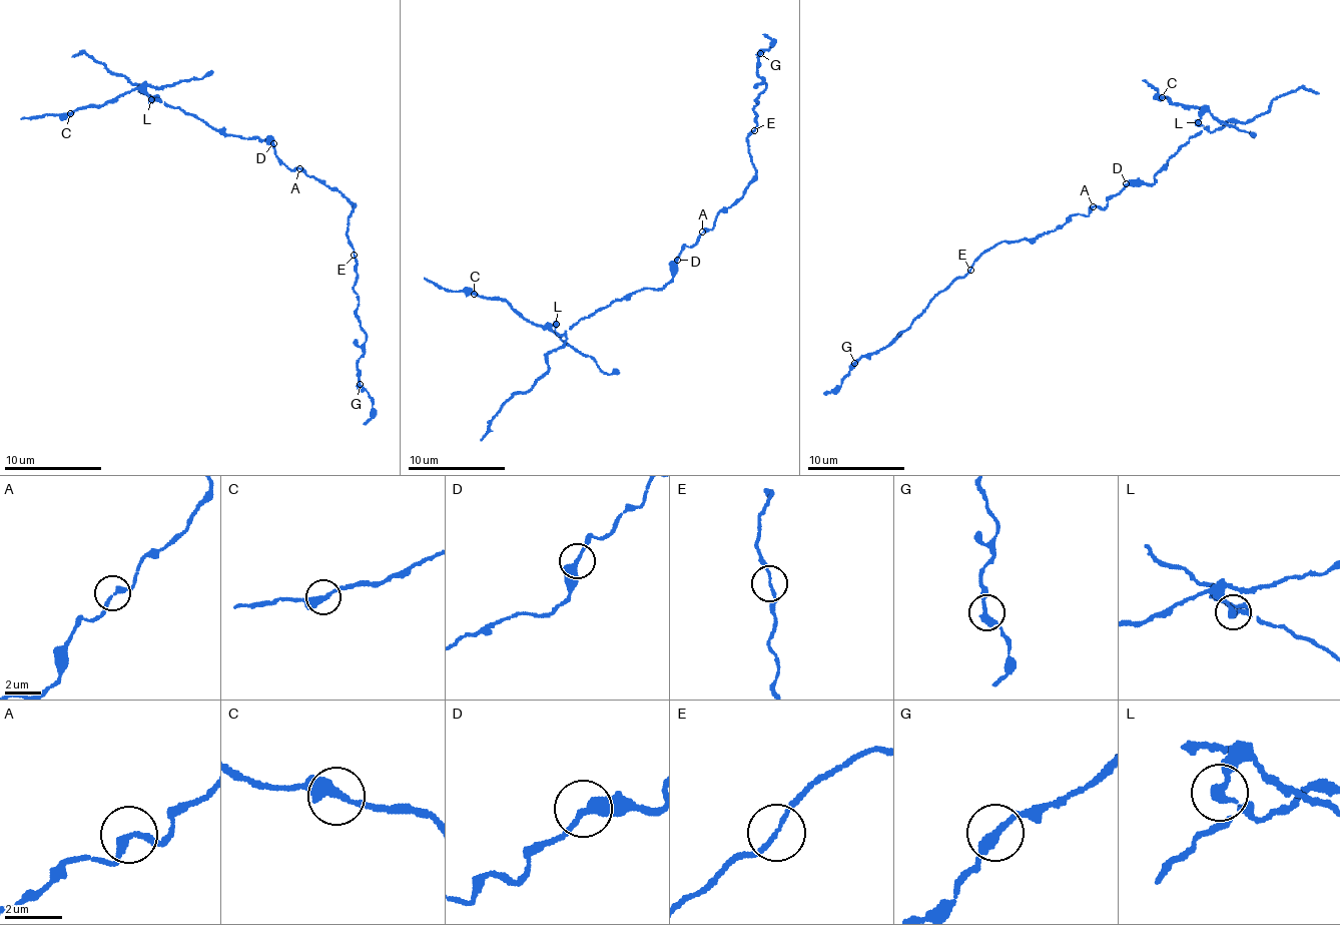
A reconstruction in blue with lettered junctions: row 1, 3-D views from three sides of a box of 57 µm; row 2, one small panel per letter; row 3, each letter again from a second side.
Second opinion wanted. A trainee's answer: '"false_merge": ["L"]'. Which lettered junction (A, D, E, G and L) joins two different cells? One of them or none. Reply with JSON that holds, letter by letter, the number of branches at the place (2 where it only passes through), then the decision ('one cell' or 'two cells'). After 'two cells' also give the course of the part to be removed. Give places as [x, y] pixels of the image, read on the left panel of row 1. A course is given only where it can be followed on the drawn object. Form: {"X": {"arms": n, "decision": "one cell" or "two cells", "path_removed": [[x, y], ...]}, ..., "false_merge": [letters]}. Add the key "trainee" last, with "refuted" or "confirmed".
{"A": {"arms": 2, "decision": "one cell"}, "D": {"arms": 2, "decision": "one cell"}, "E": {"arms": 2, "decision": "one cell"}, "G": {"arms": 2, "decision": "one cell"}, "L": {"arms": 2, "decision": "two cells", "path_removed": [[151, 98], [132, 89], [101, 105], [82, 106], [62, 114], [21, 117]]}, "false_merge": ["L"], "trainee": "confirmed"}

